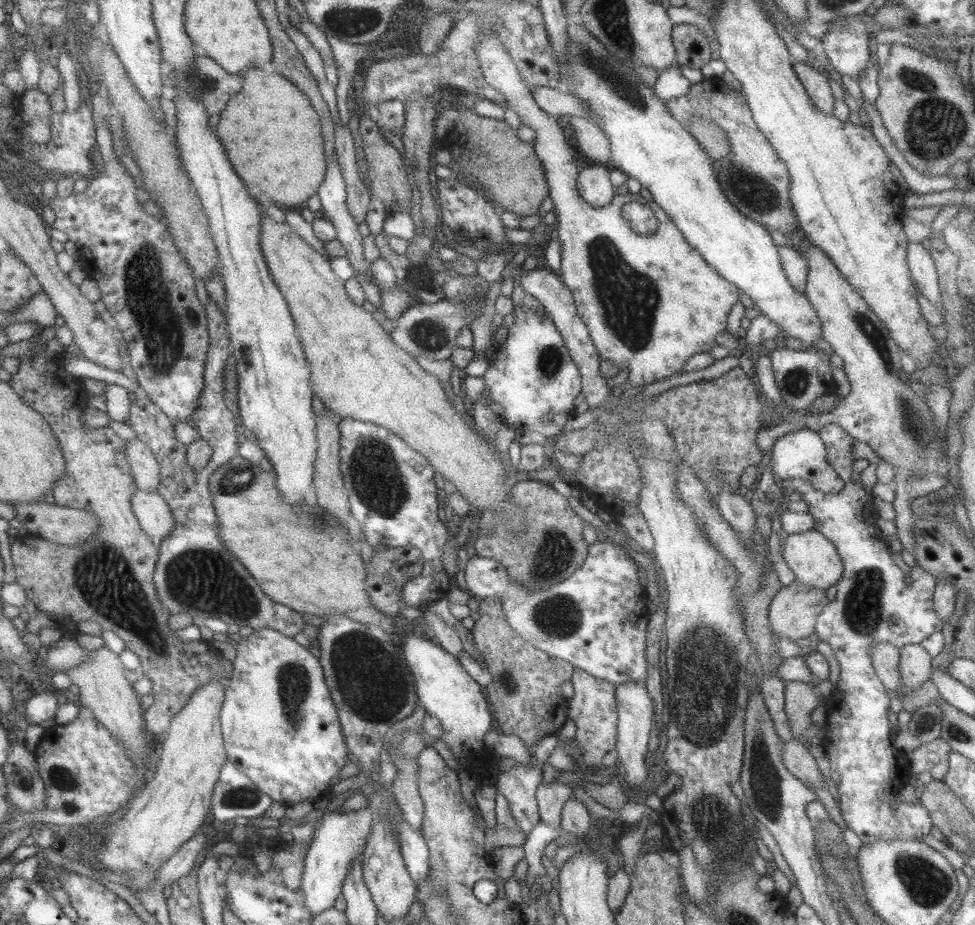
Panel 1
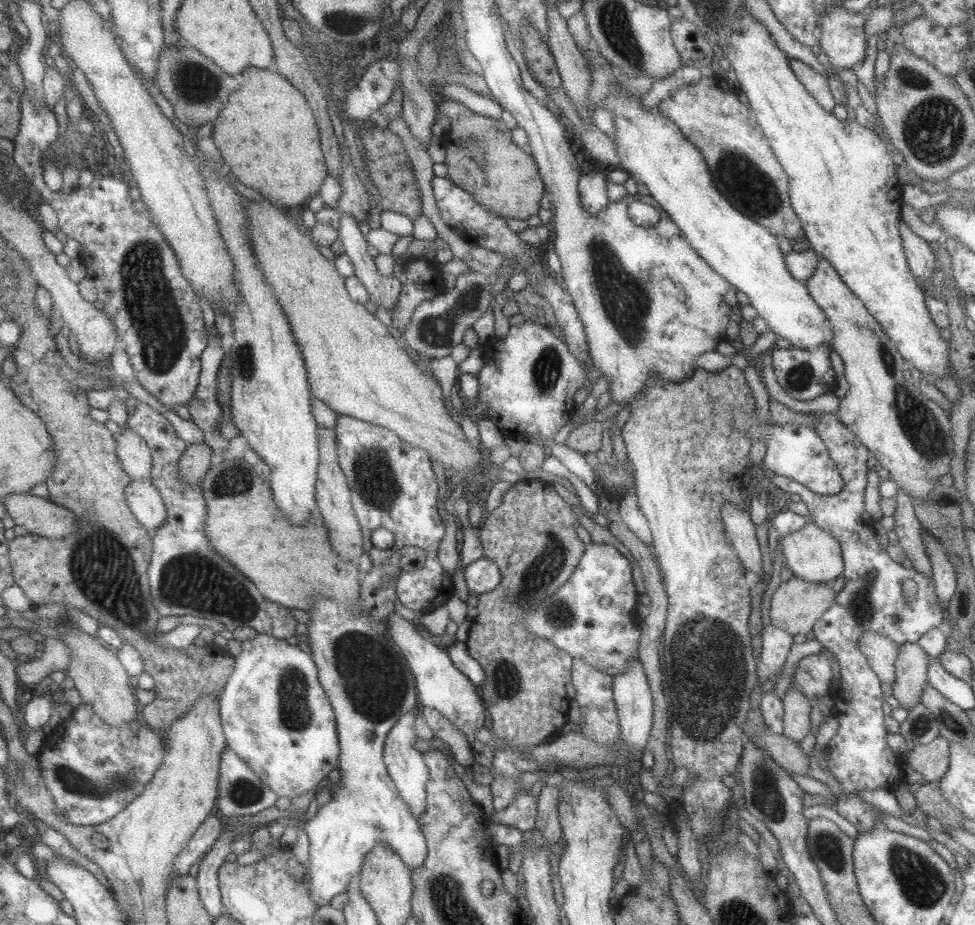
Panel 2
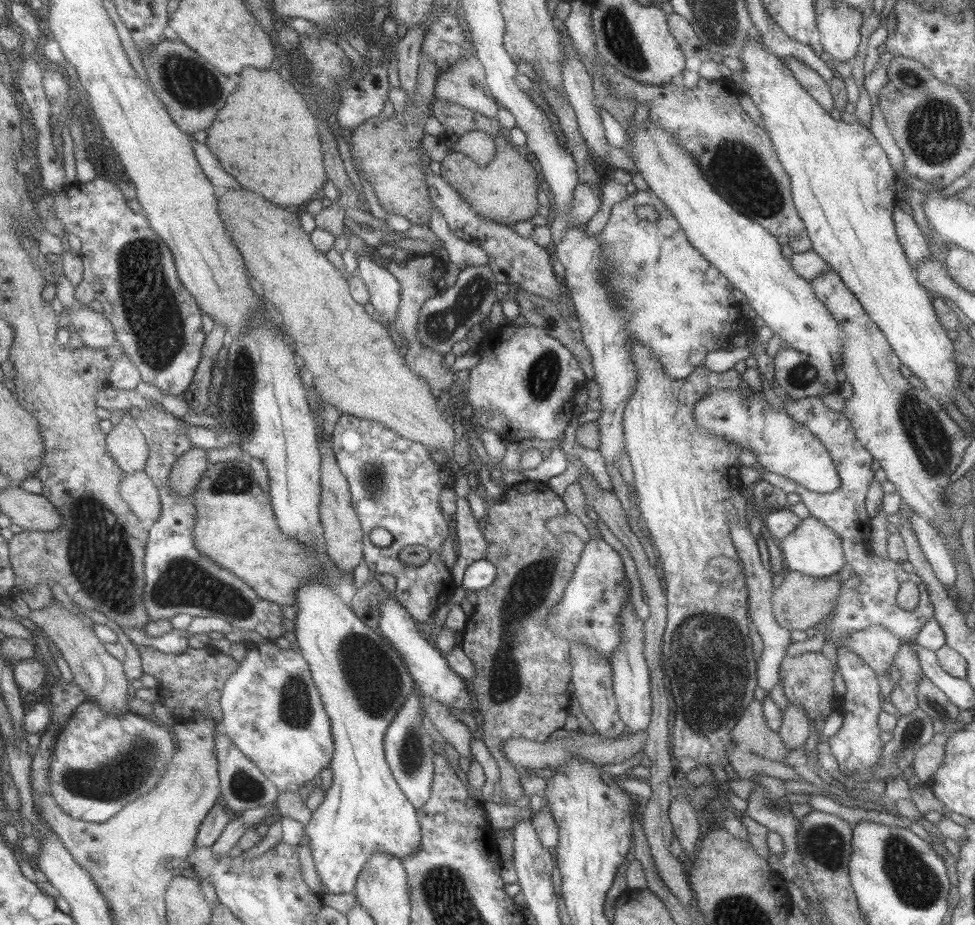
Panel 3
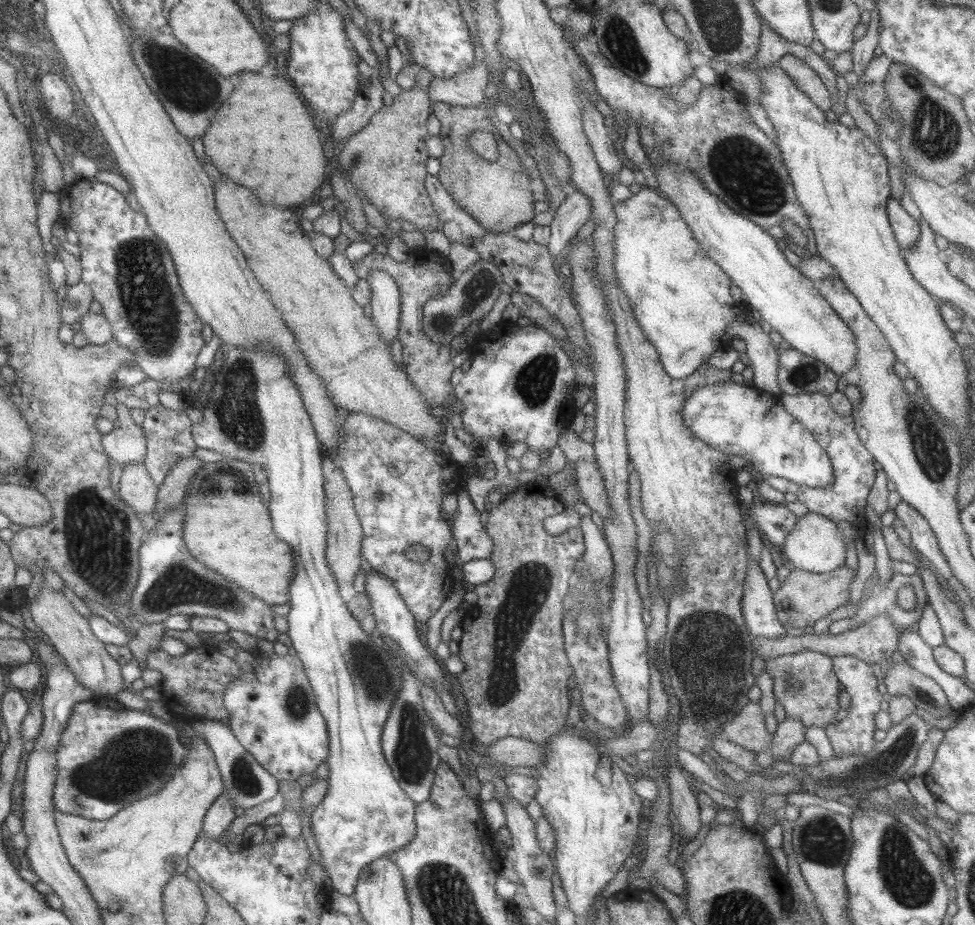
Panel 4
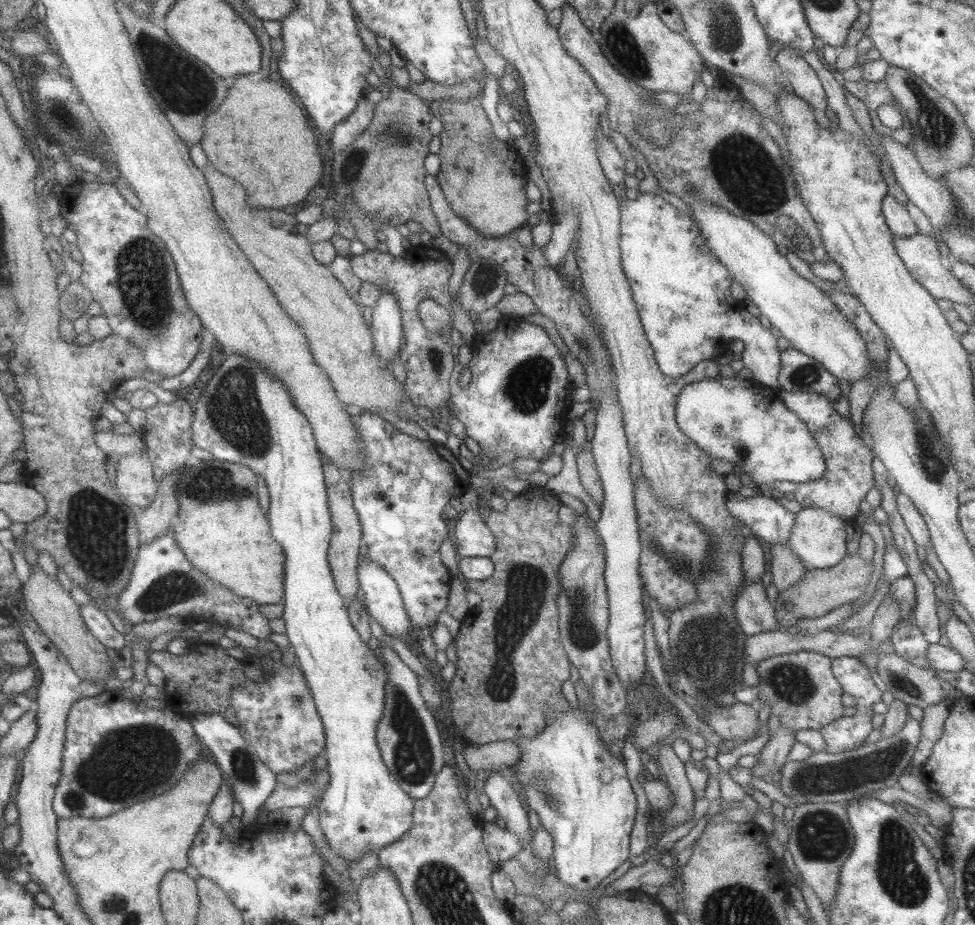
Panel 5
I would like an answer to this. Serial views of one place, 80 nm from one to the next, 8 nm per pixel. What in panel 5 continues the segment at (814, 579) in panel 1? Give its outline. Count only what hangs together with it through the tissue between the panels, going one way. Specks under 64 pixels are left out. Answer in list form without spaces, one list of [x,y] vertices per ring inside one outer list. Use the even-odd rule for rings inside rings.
[[[801,507],[794,514],[793,528],[789,534],[787,546],[791,548],[793,556],[797,556],[798,561],[801,561],[806,568],[829,568],[847,555],[845,524],[844,520],[841,520],[836,514],[831,514],[828,510]]]

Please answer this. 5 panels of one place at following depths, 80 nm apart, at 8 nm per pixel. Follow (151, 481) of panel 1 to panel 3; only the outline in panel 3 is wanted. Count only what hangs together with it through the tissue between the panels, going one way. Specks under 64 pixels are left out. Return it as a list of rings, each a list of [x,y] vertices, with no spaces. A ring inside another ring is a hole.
[[[125,410],[119,423],[105,438],[107,455],[124,474],[143,471],[149,458],[147,444],[133,418]]]

